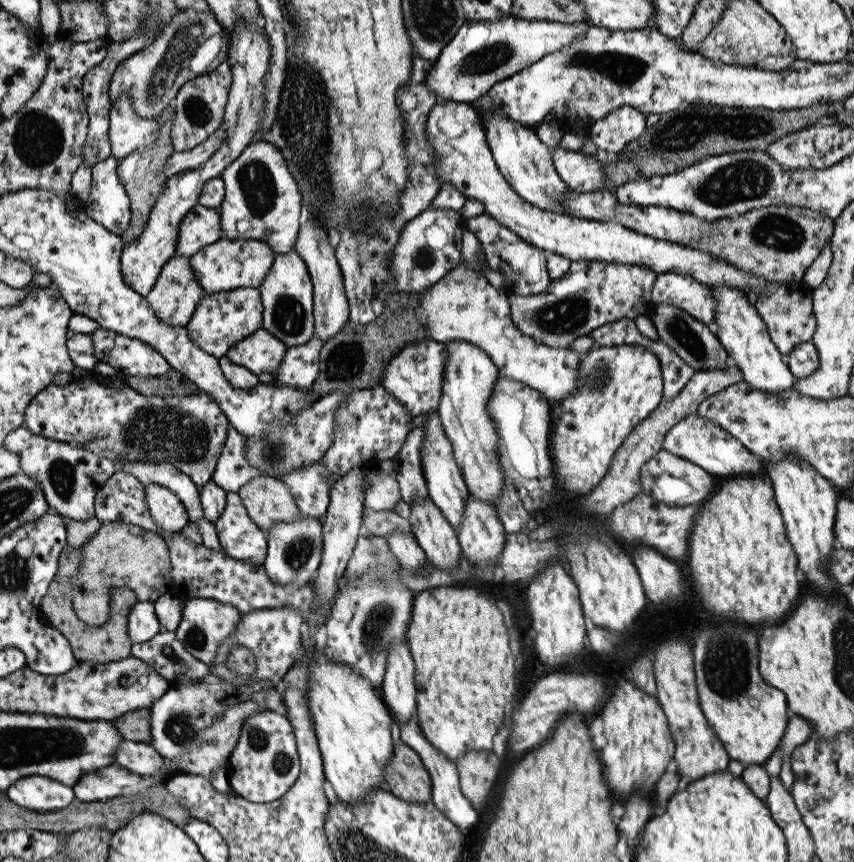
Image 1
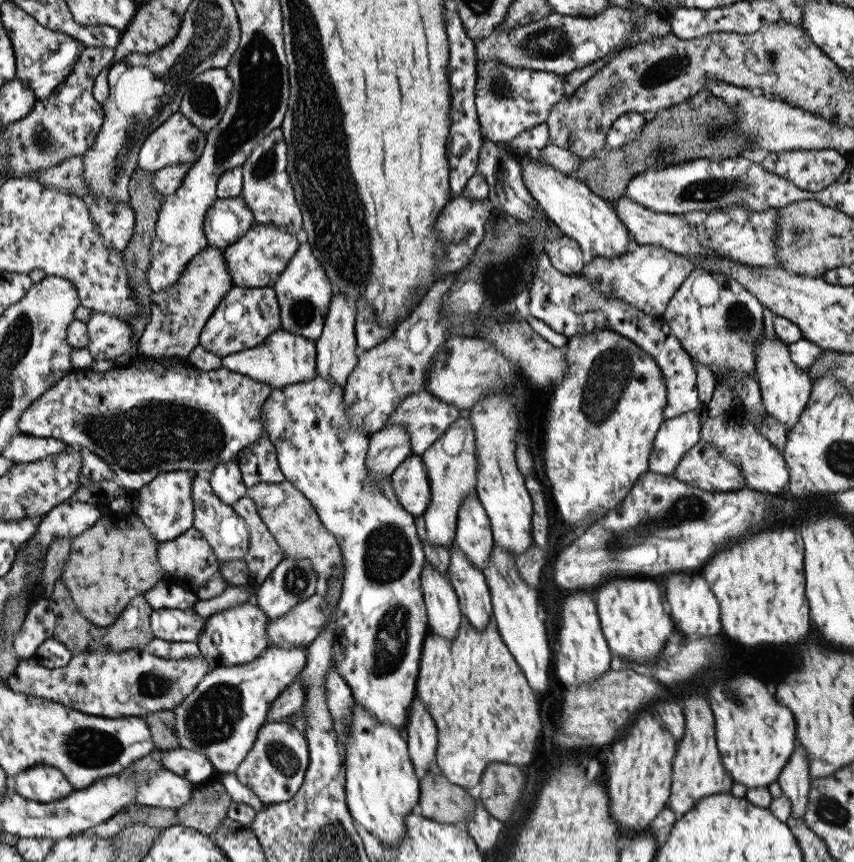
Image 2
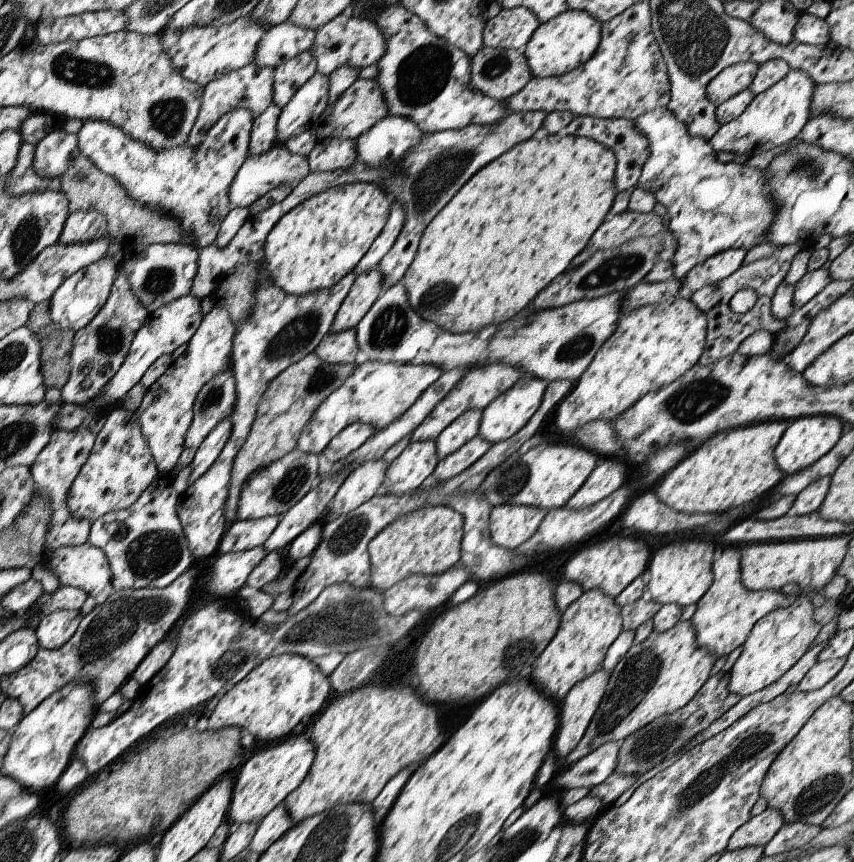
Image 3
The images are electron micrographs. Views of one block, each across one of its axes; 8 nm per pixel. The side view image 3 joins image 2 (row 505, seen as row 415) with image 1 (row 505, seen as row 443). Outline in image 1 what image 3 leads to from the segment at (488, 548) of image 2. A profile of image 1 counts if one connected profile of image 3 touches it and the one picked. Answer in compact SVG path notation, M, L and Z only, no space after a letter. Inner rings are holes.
M432 410L432 412L426 412L424 415L428 415L428 420L422 425L424 435L426 435L424 448L422 448L422 469L424 469L424 480L428 485L428 495L439 508L441 514L452 525L452 528L458 533L458 528L462 524L466 511L469 490L456 464L451 442L443 430L443 424L438 412Z

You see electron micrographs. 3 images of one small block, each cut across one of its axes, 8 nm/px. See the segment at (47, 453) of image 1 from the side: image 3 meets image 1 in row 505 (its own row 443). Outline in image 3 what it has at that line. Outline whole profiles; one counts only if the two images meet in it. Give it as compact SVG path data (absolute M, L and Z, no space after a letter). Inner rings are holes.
M86 425L78 426L76 430L56 430L48 446L38 454L30 467L36 489L42 496L50 498L52 518L50 529L47 530L45 544L50 550L56 550L68 546L81 546L89 541L92 522L74 518L66 506L66 498L70 494L72 482L78 478L78 472L82 470L93 449L94 436Z

